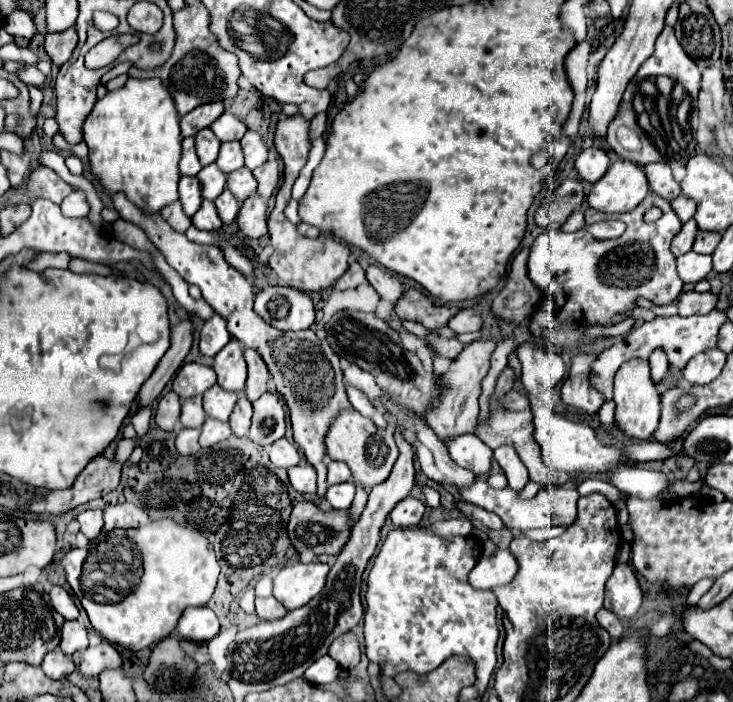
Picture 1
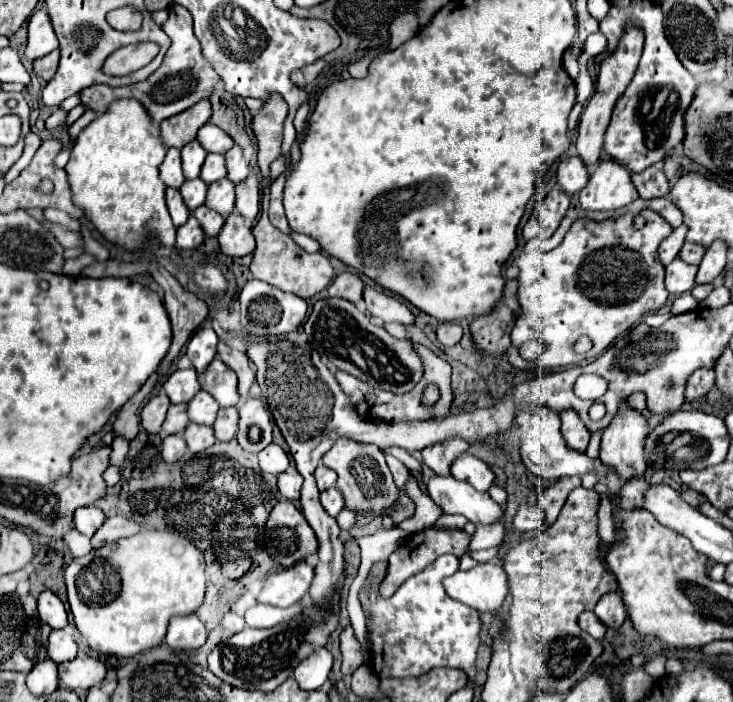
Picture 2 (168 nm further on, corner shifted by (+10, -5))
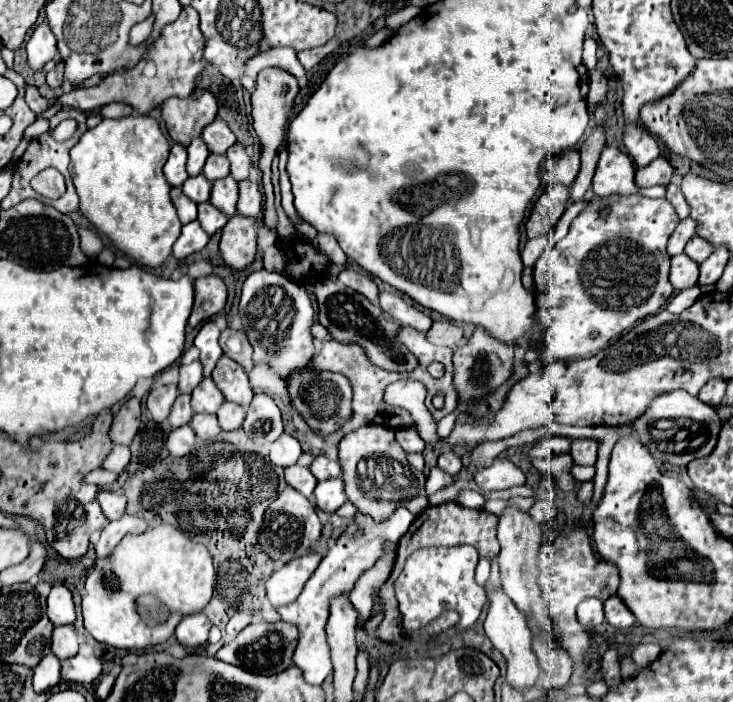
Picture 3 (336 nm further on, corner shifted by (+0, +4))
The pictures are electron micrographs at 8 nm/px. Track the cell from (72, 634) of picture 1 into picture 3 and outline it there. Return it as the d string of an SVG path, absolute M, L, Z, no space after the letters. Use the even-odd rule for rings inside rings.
M72 625L54 627L50 649L60 661L64 661L64 659L68 659L68 657L78 653L78 637L76 637Z

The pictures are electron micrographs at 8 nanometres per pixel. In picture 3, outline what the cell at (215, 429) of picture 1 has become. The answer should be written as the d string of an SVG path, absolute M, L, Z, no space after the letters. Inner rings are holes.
M196 413L192 417L190 425L192 425L196 437L202 439L202 441L212 441L222 431L220 425L218 425L218 419L214 415L204 415L204 413Z

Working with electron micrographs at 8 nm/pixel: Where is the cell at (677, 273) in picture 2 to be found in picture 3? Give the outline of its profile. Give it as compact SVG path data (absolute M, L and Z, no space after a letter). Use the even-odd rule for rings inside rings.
M680 253L672 257L672 267L670 267L670 283L676 291L694 287L698 283L698 263L692 261L688 255Z

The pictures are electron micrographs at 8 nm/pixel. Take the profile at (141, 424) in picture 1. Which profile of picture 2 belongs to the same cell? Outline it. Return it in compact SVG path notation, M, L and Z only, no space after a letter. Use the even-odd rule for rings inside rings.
M116 436L112 442L112 456L110 456L110 464L122 464L124 456L128 452L128 440L124 436Z

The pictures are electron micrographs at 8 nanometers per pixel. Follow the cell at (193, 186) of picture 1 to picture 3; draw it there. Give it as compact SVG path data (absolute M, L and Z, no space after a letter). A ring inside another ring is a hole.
M174 187L174 189L170 191L170 199L172 199L172 203L174 203L176 211L178 211L178 219L180 219L182 225L186 225L186 223L190 223L190 221L196 219L196 215L198 215L198 213L196 213L196 203L190 201L188 197L184 197L182 189Z

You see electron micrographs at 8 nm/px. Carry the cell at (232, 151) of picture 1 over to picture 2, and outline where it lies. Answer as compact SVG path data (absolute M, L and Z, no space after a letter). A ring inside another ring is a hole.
M208 154L206 156L206 162L202 166L202 180L206 184L212 184L214 180L220 180L224 178L228 172L226 172L226 160L222 154Z

